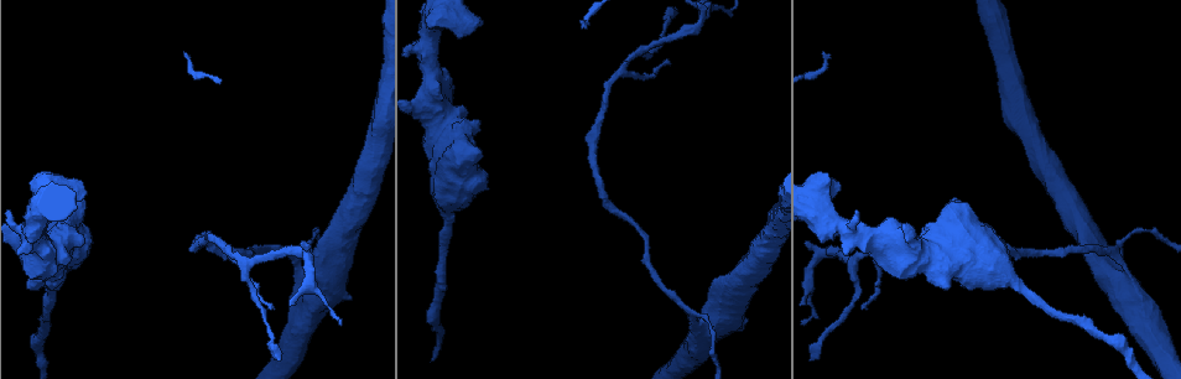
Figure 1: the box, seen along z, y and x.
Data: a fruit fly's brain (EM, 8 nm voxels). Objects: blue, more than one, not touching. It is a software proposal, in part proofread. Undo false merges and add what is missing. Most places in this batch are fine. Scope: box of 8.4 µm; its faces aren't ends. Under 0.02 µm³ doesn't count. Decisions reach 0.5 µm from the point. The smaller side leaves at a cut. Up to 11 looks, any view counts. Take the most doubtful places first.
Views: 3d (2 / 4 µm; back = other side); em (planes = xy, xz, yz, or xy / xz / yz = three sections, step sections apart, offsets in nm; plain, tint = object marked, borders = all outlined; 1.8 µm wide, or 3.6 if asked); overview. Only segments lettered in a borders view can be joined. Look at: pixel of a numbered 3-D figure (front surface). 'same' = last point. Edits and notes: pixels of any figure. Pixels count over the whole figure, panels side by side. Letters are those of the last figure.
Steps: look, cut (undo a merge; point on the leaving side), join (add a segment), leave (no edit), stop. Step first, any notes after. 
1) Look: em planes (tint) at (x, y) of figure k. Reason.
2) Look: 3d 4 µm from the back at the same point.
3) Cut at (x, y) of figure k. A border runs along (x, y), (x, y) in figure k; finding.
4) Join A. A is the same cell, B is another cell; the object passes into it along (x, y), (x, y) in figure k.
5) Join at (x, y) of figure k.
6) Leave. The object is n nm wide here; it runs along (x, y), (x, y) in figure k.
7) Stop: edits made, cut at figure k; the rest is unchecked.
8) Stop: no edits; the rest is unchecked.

Look: 3d 4 µm at (704, 322) of figure 1. Two arms at a narrow angle.

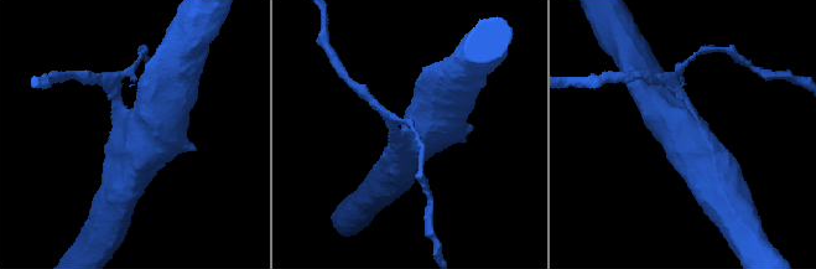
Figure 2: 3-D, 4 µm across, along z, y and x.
Look: em 3.6 µm yz step 8 (tint) at (404, 133) of figure 2. 4 arms meet here; shape alone is not enough.

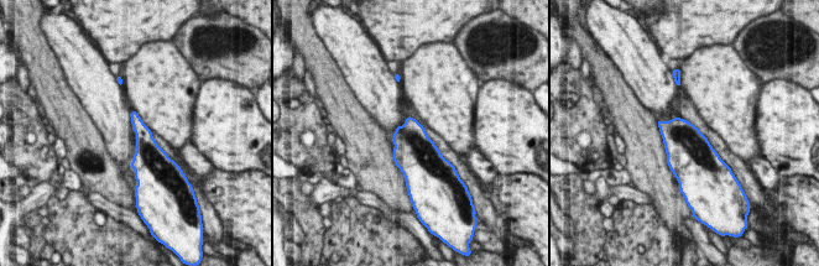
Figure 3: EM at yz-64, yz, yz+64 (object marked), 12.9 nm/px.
Look: em 3.6 µm planes (borders) at the same point. Cut it another way.

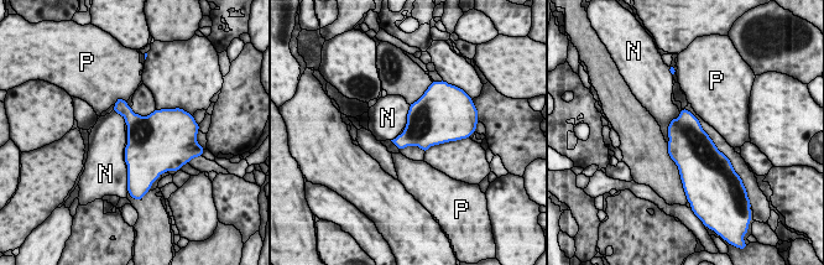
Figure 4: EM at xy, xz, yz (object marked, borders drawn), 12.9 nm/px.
Leave. The object is 400 nm wide here; the longest contact is with N, 460 nm; N and P are other cells; all the same neuron.

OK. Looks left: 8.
Look: em 3.6 µm planes (tint) at (84, 193) of figure 1. An open end.

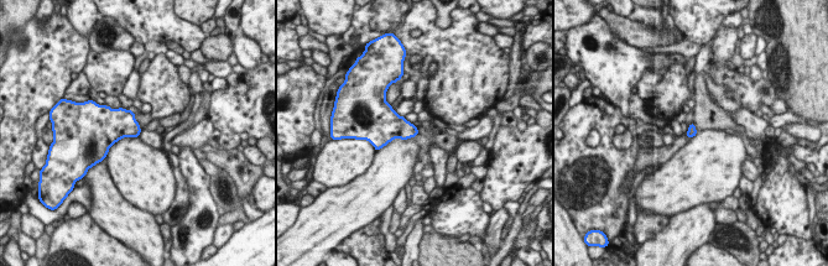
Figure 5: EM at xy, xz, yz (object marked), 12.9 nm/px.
Look: em 3.6 µm planes (borders) at the same point. See the neighbours.

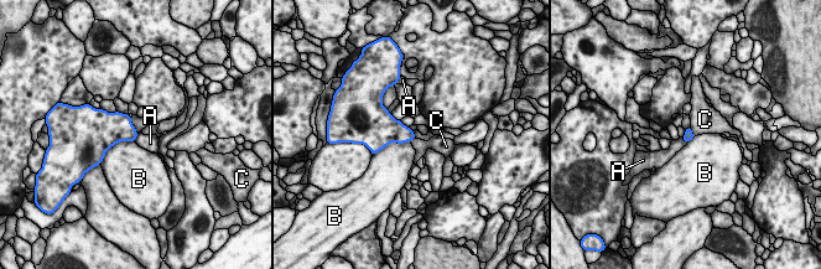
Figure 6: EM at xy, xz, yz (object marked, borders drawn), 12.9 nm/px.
Leave. A, B and C are other cells; a border runs along (681, 138), (687, 141) in figure 6; none of them fits.

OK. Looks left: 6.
Look: em 3.6 µm planes (borders) at (641, 49) of figure 1. Three arms meet.

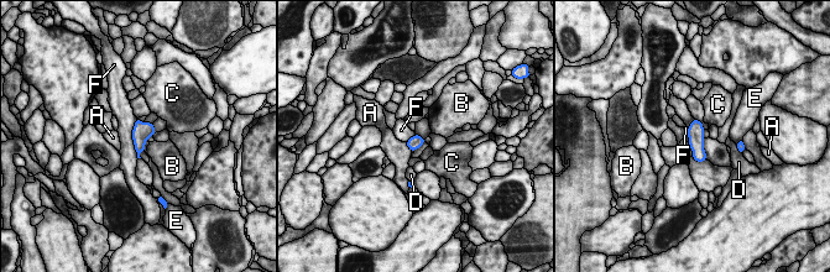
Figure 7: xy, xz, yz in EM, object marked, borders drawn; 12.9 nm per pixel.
Leave. The longest contact is with F, 550 nm; A, B, C, D, E and F are other cells; a border runs along (136, 118), (132, 144), (137, 158) in figure 7; one neuron here.

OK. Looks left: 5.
Look: 3d 4 µm at (972, 246) of figure 1. Sudden change in width.

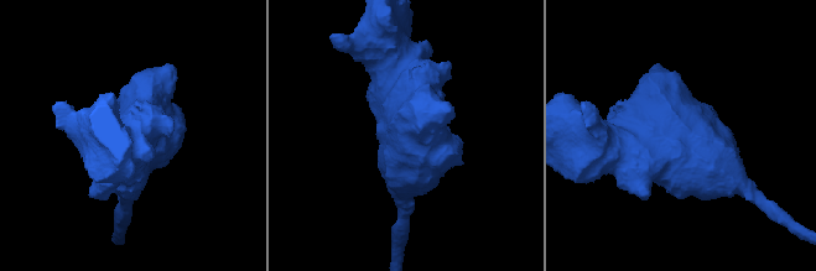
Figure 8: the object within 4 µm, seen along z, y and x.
Look: em 3.6 µm xz step 16 (tint) at (685, 136) of figure 8. Now the EM.

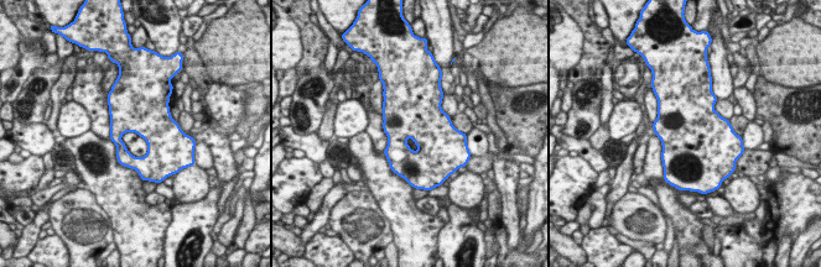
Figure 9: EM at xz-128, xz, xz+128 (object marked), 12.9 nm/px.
Look: em 3.6 µm planes (borders) at the same point. Cut it another way.

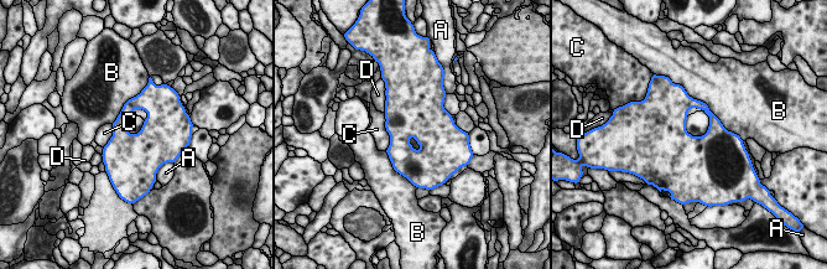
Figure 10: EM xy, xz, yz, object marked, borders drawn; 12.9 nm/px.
Leave. A, B, C and D are other cells; all the same neuron.

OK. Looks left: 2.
Stop: no edits; the rest is unchecked.

